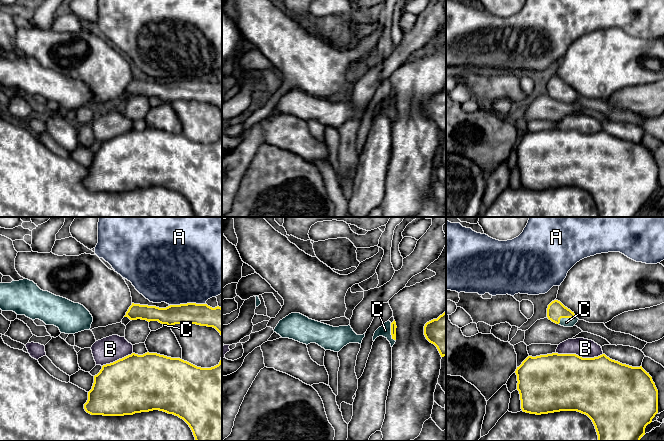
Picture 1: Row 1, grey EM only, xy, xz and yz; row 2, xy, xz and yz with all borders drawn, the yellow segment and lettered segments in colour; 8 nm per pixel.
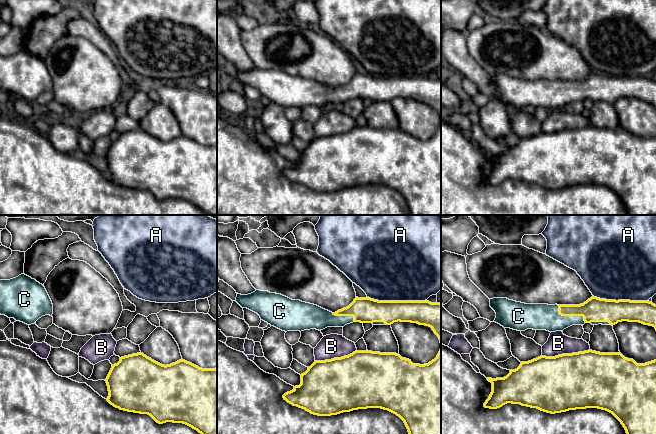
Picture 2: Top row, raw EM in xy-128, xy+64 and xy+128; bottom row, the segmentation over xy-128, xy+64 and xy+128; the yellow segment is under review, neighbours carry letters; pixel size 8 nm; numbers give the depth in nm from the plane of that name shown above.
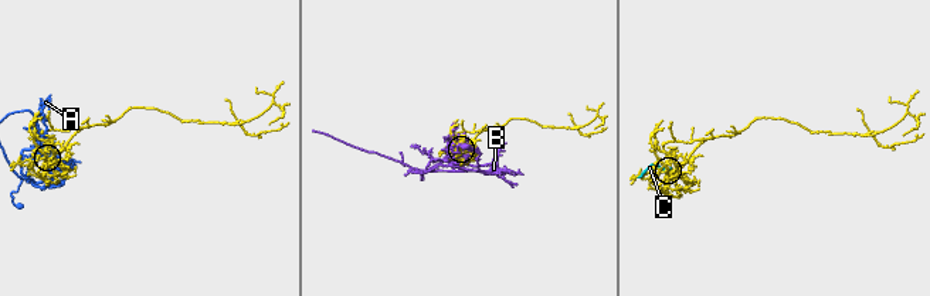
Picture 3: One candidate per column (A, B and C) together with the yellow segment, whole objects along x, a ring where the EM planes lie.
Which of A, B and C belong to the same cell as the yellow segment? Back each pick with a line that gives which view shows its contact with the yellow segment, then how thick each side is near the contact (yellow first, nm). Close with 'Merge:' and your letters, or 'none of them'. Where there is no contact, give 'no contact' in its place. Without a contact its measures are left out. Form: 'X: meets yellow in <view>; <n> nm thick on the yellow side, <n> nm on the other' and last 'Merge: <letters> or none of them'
C: meets yellow in yz; 150 nm thick on the yellow side, 80 nm on the other
Merge: C

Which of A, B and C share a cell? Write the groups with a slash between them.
A / B / C

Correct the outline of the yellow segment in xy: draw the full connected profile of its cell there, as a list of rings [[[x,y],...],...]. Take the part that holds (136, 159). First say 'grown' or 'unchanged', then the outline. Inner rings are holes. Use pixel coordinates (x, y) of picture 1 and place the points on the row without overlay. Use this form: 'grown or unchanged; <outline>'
unchanged; [[[149,128],[143,131],[132,129],[102,142],[94,152],[84,185],[91,191],[103,192],[124,192],[159,186],[183,195],[191,204],[196,217],[222,217],[222,133],[218,141],[201,144],[180,134]]]

